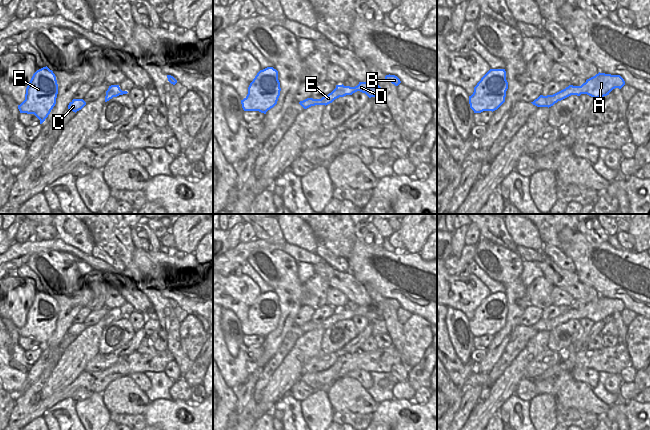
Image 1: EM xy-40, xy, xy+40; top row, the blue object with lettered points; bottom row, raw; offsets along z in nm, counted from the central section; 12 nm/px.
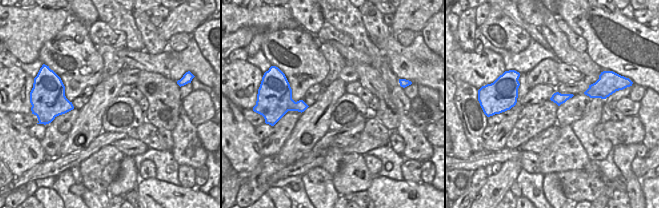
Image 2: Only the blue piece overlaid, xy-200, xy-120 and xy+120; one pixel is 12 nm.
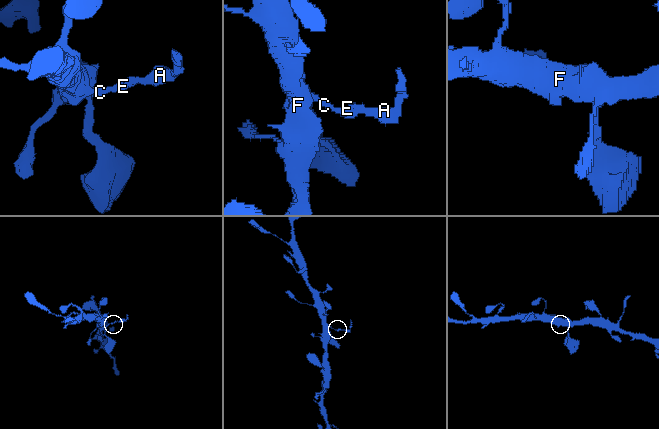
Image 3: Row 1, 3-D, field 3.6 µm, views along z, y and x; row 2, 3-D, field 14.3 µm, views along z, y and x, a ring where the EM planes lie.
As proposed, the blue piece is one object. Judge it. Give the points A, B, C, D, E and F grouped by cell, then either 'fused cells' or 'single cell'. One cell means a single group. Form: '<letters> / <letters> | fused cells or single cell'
A B D E / C F | fused cells

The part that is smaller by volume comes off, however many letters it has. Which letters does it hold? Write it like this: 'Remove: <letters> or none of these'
Remove: A, B, D, E

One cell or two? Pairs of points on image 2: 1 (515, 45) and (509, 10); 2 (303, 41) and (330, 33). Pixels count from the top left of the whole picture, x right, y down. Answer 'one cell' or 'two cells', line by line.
1: two cells
2: two cells

